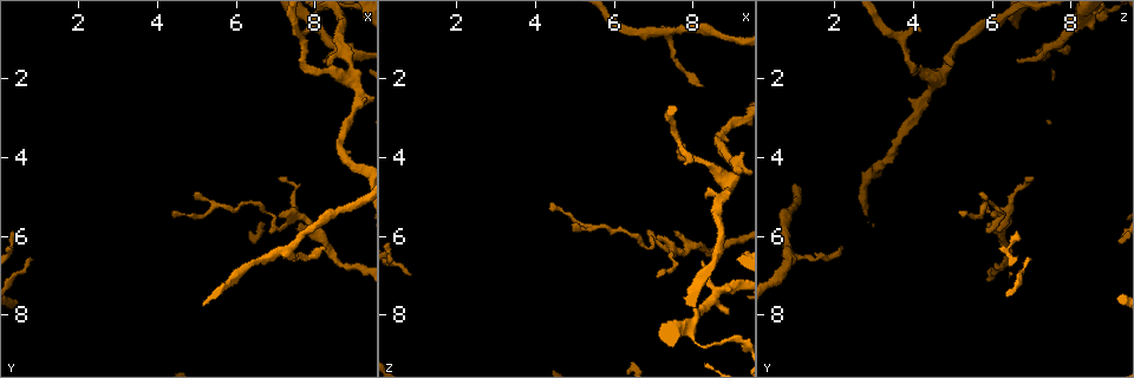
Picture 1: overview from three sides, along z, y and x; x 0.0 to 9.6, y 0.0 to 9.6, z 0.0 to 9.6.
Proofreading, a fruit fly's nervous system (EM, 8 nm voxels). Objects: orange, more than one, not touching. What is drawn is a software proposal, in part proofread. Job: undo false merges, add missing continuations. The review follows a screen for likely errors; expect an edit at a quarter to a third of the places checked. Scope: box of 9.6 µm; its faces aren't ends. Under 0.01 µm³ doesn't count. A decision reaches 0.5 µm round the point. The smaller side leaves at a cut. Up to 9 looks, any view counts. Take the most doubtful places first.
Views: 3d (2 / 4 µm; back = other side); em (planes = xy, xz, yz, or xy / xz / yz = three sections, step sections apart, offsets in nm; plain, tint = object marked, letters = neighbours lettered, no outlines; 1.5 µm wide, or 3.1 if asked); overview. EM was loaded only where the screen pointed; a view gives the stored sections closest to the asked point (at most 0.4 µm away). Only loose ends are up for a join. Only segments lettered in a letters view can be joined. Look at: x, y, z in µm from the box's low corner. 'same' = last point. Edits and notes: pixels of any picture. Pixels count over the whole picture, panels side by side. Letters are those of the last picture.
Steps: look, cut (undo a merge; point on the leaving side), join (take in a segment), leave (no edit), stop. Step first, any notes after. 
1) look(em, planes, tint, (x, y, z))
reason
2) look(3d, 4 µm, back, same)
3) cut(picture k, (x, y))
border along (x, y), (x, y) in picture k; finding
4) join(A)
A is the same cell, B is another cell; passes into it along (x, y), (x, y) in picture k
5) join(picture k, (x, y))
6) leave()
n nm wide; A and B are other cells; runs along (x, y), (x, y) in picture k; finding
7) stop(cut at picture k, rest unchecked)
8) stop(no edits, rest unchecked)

look(3d, 2 µm, (7.25, 6.45, 0.85))

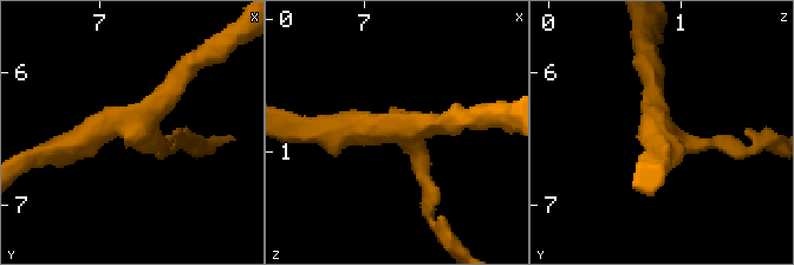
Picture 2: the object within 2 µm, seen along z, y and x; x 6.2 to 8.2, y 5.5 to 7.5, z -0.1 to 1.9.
look(em, planes, letters, (7.22, 6.42, 0.80))
3 arms

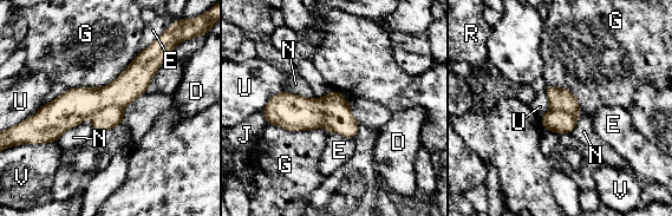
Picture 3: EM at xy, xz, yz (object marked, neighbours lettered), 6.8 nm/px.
cut(picture 3, (105, 119))
D, E, G, J, N, R, U and V are other cells; border along (123, 108), (108, 106), (90, 117) in picture 3; a second neuron is stuck on

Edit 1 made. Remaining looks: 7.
look(overview)
redraw

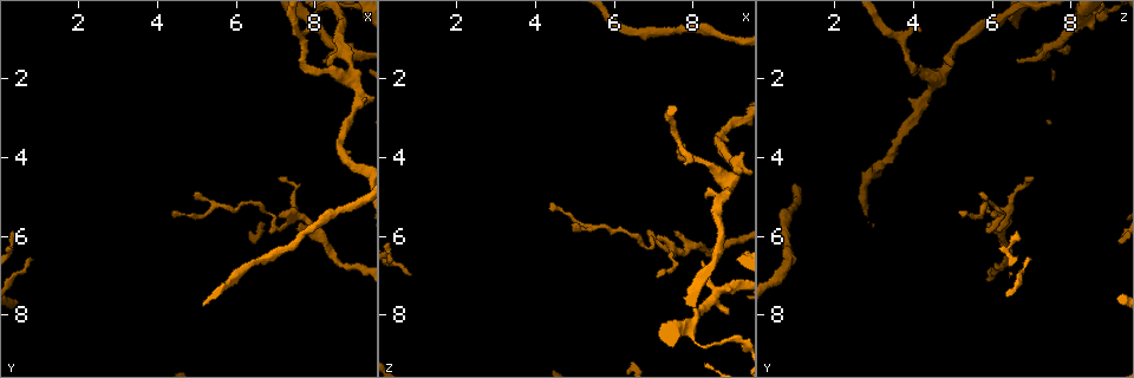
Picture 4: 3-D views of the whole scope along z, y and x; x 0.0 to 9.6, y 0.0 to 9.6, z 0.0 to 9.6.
look(em, planes, plain, (8.15, 1.50, 6.65))
tapers out

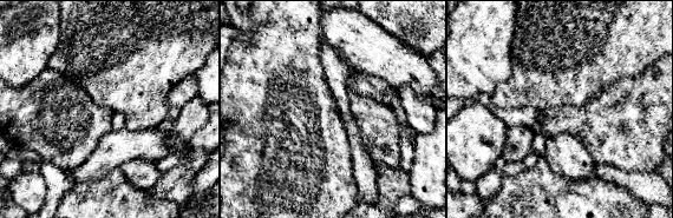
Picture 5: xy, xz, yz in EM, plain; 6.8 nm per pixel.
look(em, planes, letters, same)

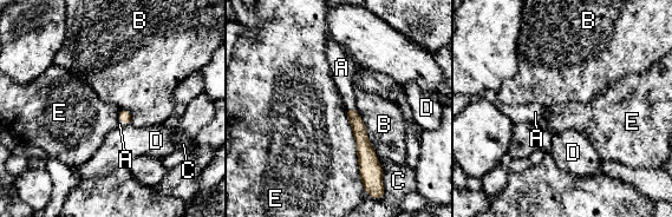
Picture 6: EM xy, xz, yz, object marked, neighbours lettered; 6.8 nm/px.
join(picture 6, (343, 73))
A is the same cell, B, C, D and E are other cells; passes into it along (358, 126), (350, 109), (343, 73) in picture 6; it goes on there

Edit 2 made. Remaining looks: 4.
look(overview)

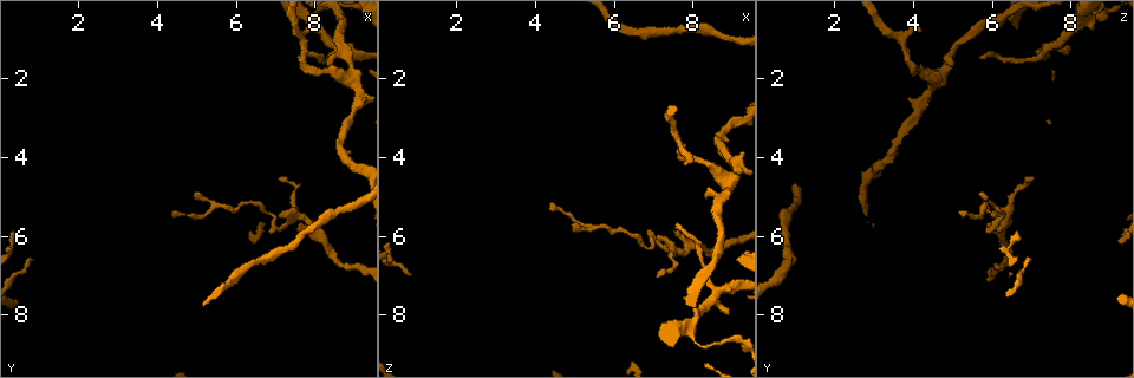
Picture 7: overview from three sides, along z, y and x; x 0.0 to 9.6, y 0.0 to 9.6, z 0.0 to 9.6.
look(3d, 4 µm, (7.45, 5.45, 6.30))
sharp bend

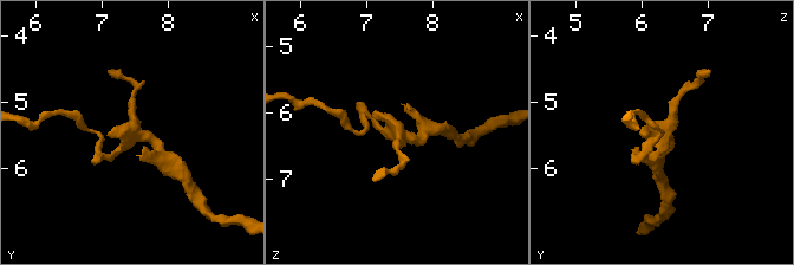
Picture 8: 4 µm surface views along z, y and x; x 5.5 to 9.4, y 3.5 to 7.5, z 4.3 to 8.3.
look(em, planes, letters, (7.50, 5.45, 6.30))
need the tissue

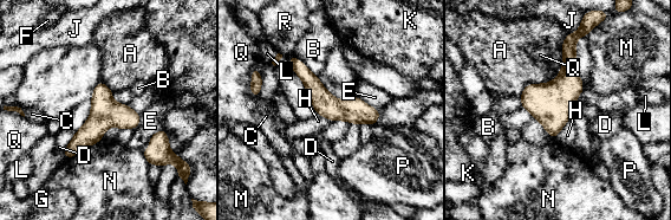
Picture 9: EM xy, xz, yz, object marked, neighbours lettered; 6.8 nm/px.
leave()
A touches over 550 nm; A, B, C, D, E, F, G, H, J, K, L, M, N, P, Q and R are other cells; continuous, no second neuron

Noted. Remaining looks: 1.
stop(cut at picture 3, join at picture 6, rest unchecked)

